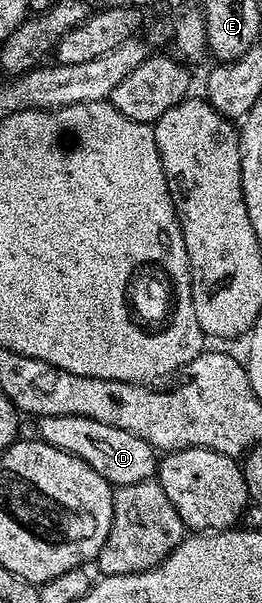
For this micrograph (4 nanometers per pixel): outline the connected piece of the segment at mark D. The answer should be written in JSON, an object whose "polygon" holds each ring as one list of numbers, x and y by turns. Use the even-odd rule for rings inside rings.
{"polygon":[[83,416,42,418,36,425,41,433,38,434,40,441,67,452,73,458,83,460,114,488,148,482,157,473,159,458,153,447,139,440,139,436,131,436,131,432,123,432,123,428,111,428,111,424,99,424,99,420]]}

